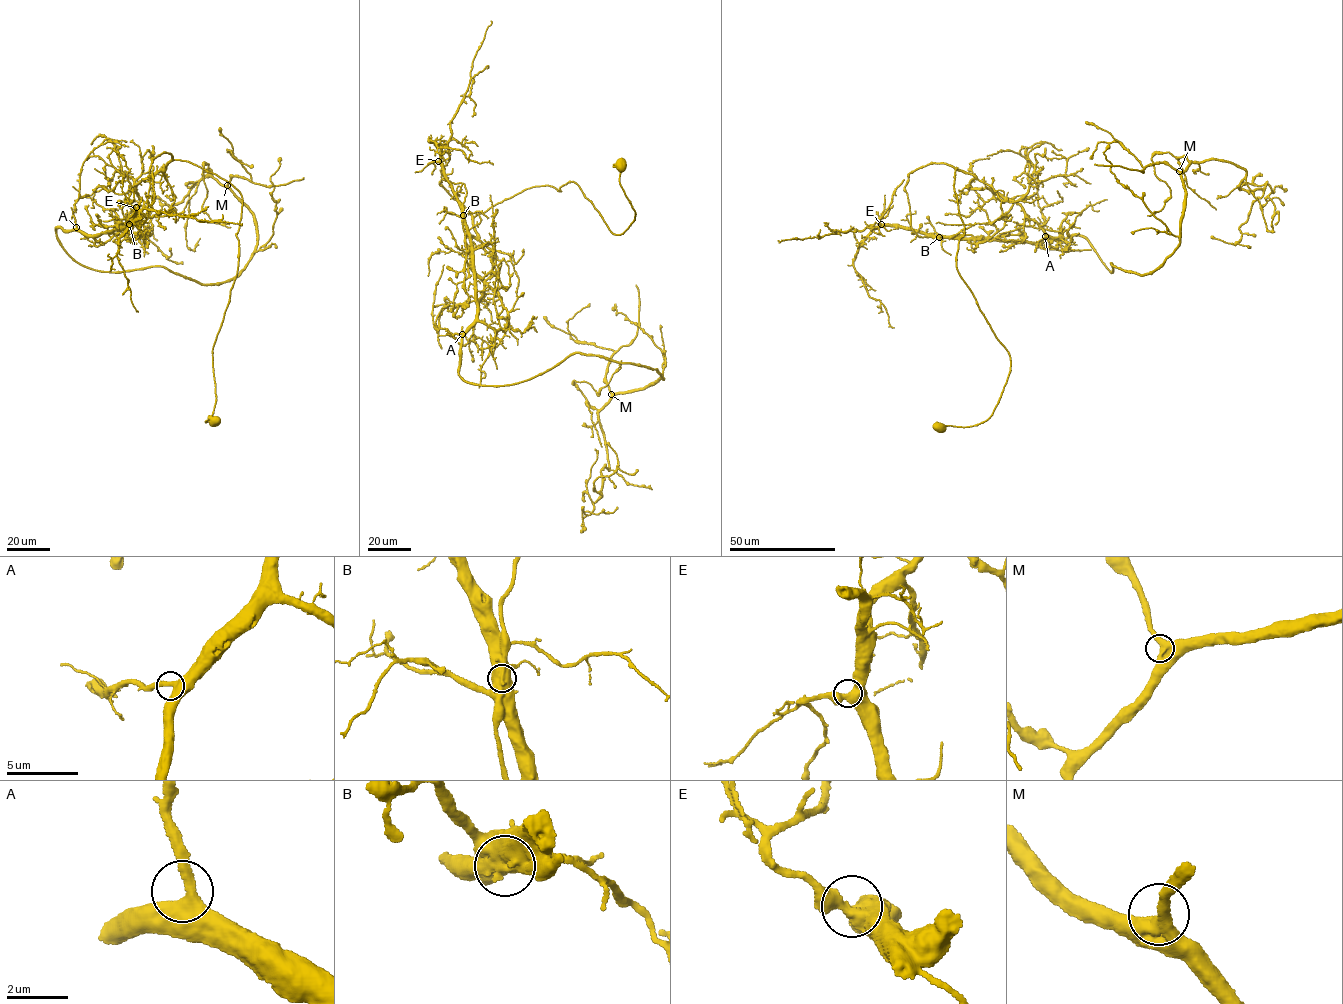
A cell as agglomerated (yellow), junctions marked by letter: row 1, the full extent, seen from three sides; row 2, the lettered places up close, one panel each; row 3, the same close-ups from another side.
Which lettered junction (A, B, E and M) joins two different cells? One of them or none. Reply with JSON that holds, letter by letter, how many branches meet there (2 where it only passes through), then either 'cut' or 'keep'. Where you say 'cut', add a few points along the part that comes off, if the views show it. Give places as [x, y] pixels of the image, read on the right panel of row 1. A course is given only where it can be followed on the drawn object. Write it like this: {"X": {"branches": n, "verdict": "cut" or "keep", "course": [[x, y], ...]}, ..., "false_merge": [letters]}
{"A": {"branches": 2, "verdict": "keep"}, "B": {"branches": 1, "verdict": "cut", "course": [[939, 237], [913, 232], [904, 186], [945, 163], [964, 226], [957, 270], [1010, 371], [983, 421], [933, 426]]}, "E": {"branches": 2, "verdict": "keep"}, "M": {"branches": 2, "verdict": "keep"}, "false_merge": ["B"]}

